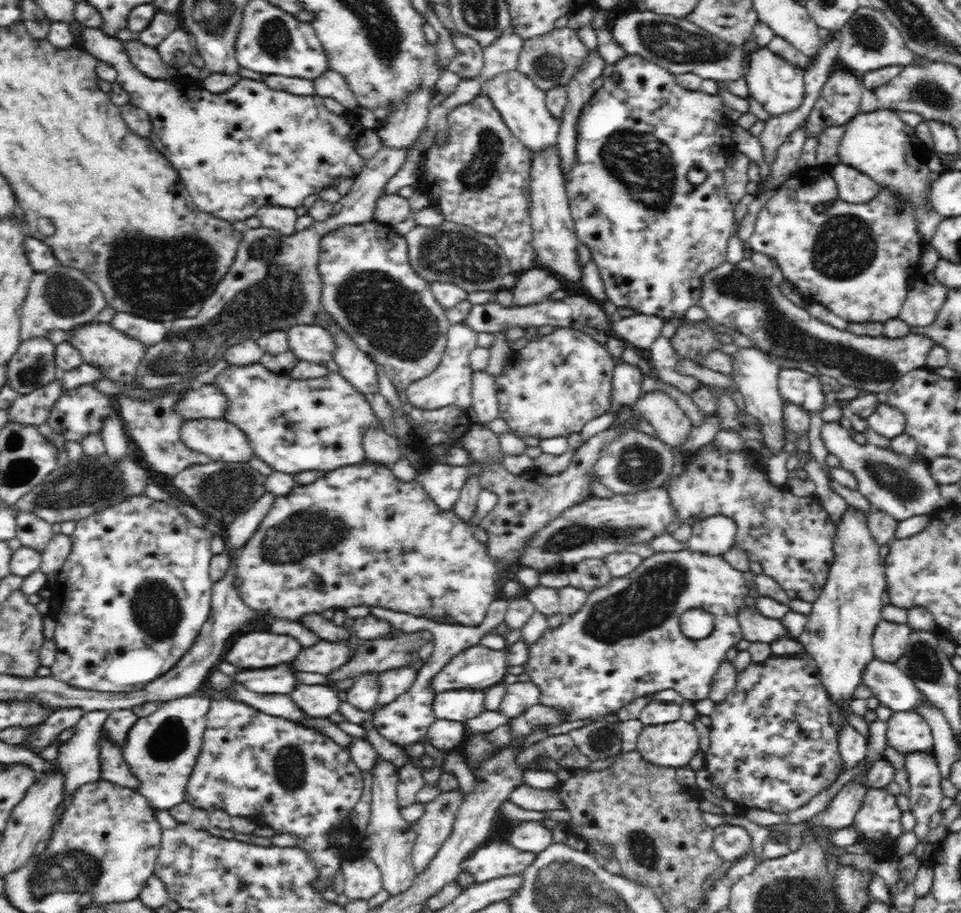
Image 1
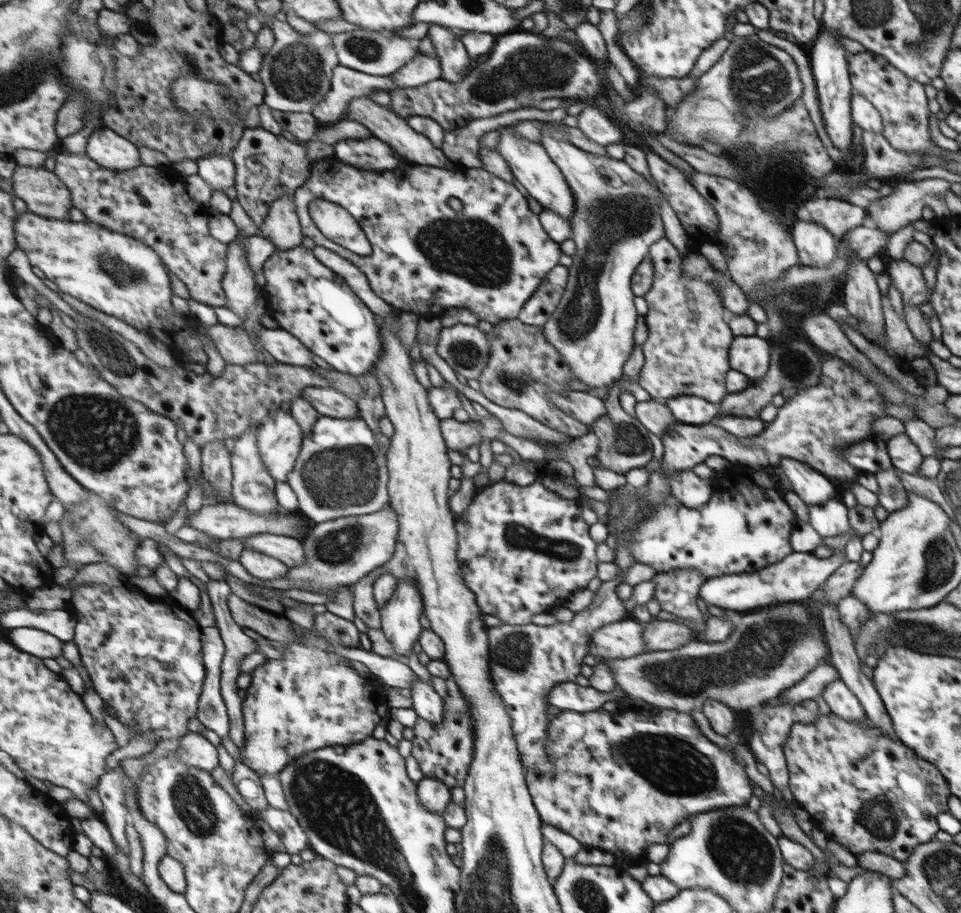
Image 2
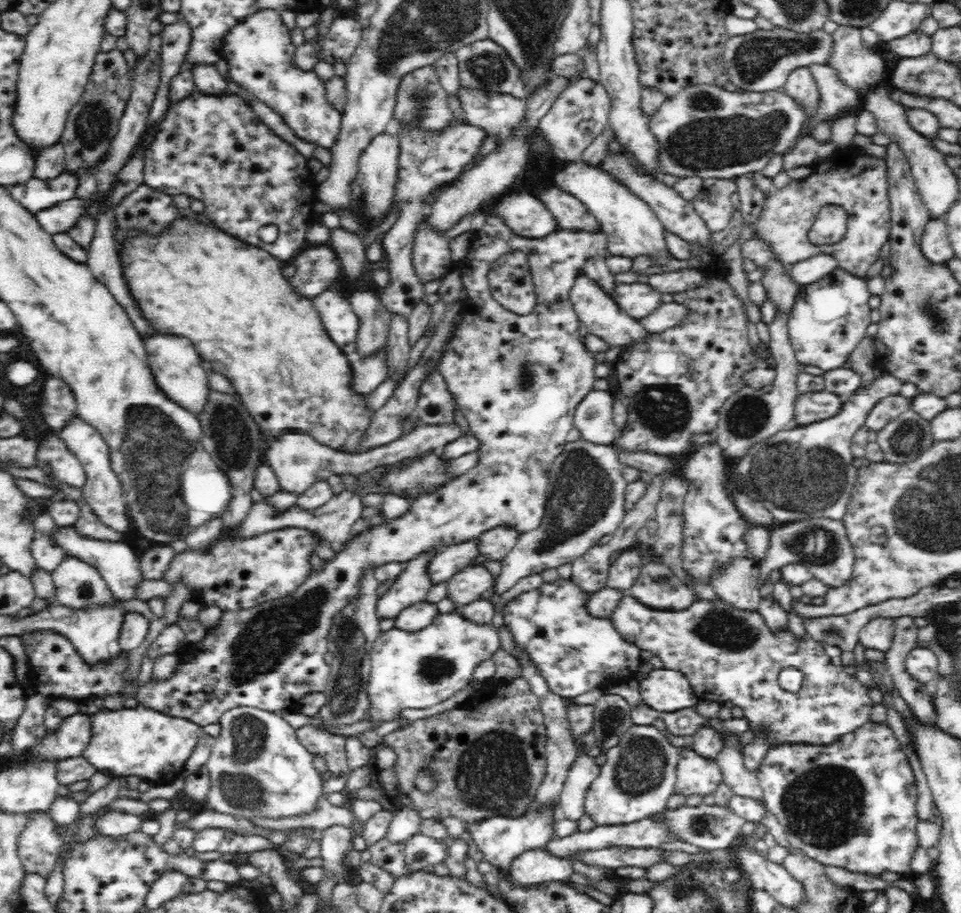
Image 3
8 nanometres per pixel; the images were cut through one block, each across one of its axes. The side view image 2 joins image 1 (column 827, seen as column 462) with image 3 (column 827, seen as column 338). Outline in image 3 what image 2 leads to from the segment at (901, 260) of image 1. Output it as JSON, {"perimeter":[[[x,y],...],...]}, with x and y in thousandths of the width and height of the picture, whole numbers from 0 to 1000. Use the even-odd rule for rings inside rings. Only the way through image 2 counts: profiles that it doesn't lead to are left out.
{"perimeter":[[[870,166],[868,170],[855,175],[851,181],[848,180],[847,182],[845,182],[844,189],[843,193],[841,193],[841,195],[835,196],[834,198],[824,197],[824,199],[821,203],[813,207],[806,207],[805,209],[803,209],[802,212],[798,215],[796,223],[793,226],[793,231],[791,232],[789,240],[785,241],[783,248],[785,250],[784,260],[787,260],[787,262],[793,264],[793,266],[795,266],[795,268],[797,268],[797,271],[801,273],[801,279],[803,279],[805,284],[807,284],[811,288],[814,288],[815,290],[826,289],[826,287],[832,287],[832,285],[837,285],[837,283],[843,283],[843,280],[847,280],[847,278],[867,278],[872,284],[874,292],[879,294],[882,298],[886,298],[891,302],[898,303],[901,300],[901,297],[903,296],[905,290],[913,285],[913,281],[916,278],[916,272],[923,264],[927,254],[927,231],[926,231],[925,218],[924,218],[923,186],[922,186],[921,176],[914,174],[914,172],[905,172],[903,170],[895,171],[893,173],[890,172],[887,175],[880,176],[880,175],[875,175],[873,172],[873,166]],[[858,225],[872,225],[880,230],[881,233],[880,254],[878,254],[876,263],[873,263],[872,265],[857,266],[855,268],[843,267],[842,265],[843,249],[845,248],[845,244],[848,243],[851,232]]]}

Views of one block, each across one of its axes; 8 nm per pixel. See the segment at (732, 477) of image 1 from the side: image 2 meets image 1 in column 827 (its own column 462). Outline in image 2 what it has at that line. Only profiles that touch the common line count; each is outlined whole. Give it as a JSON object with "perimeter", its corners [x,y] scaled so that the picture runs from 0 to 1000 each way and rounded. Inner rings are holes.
{"perimeter":[[[524,526],[516,528],[512,527],[509,531],[496,536],[487,556],[478,564],[477,583],[484,585],[477,593],[476,602],[480,629],[483,631],[483,635],[485,640],[487,640],[488,646],[495,653],[497,664],[499,664],[502,670],[504,670],[505,674],[511,674],[518,677],[521,685],[544,686],[553,683],[555,682],[556,676],[562,674],[562,670],[566,670],[568,666],[576,664],[579,657],[587,657],[587,655],[595,653],[597,650],[600,650],[604,644],[610,644],[610,642],[612,642],[612,635],[620,633],[620,616],[623,614],[620,613],[620,594],[618,594],[618,591],[614,589],[614,585],[612,585],[612,574],[608,572],[608,567],[601,570],[604,556],[597,552],[597,547],[583,548],[583,552],[579,552],[581,545],[583,545],[583,542],[572,539],[572,537],[568,537],[562,526],[558,526],[553,531],[546,533],[527,530]]]}

